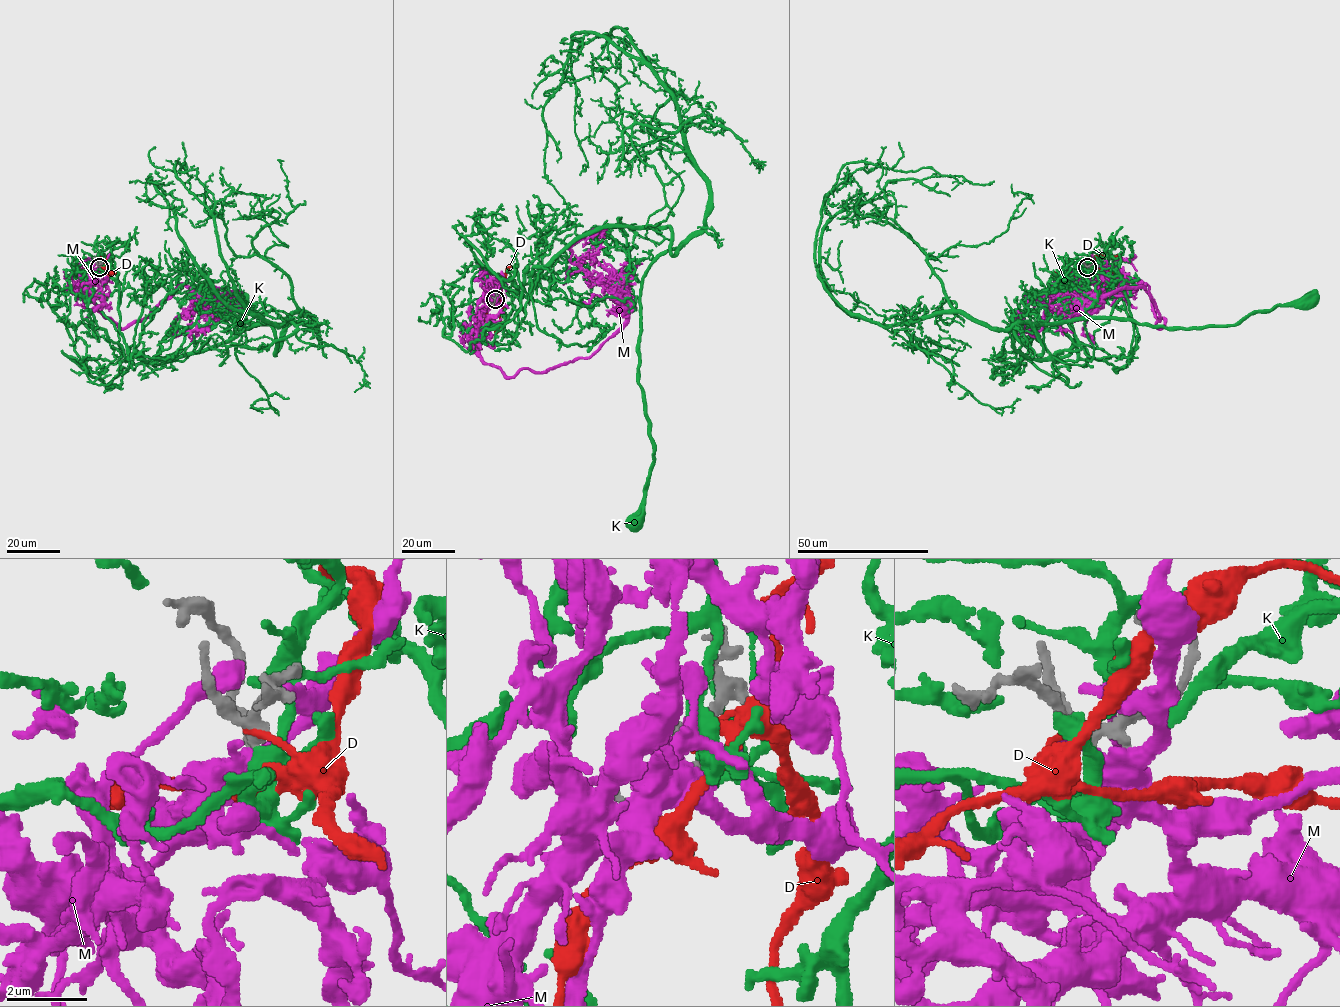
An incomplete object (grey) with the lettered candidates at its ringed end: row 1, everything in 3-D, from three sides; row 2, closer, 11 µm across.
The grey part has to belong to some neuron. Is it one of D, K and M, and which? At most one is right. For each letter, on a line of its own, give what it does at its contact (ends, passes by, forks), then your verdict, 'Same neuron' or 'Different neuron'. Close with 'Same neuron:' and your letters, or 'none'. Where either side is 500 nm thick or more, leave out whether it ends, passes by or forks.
D: It ends there. Different neuron
K: It forks there. Same neuron
M: It forks there. Different neuron
Same neuron: K

